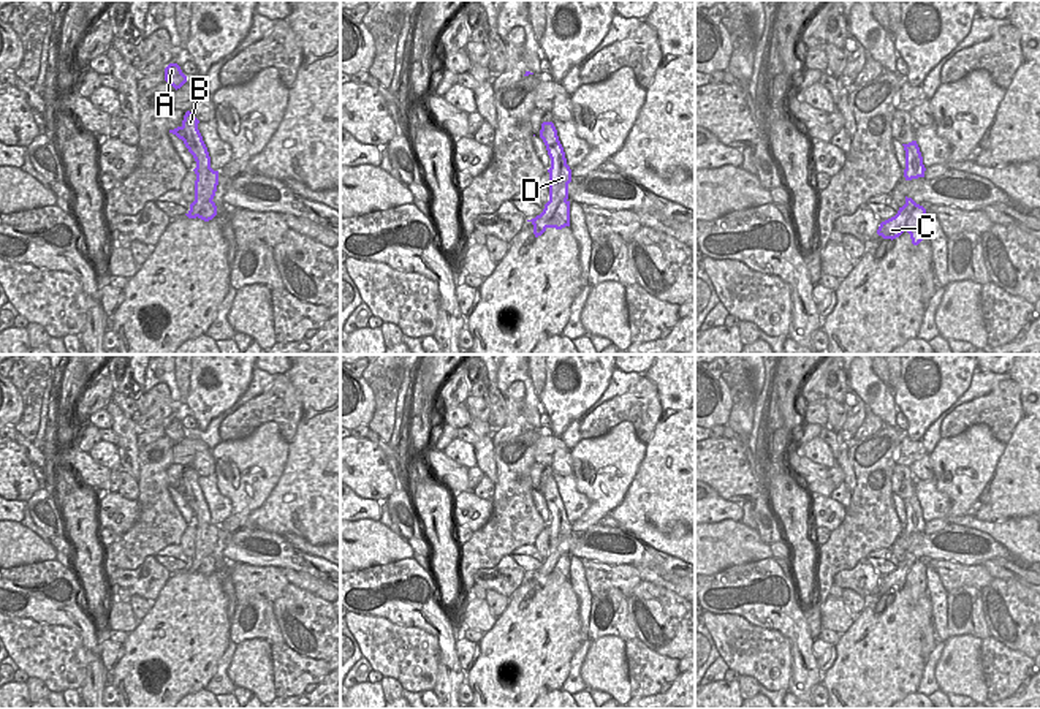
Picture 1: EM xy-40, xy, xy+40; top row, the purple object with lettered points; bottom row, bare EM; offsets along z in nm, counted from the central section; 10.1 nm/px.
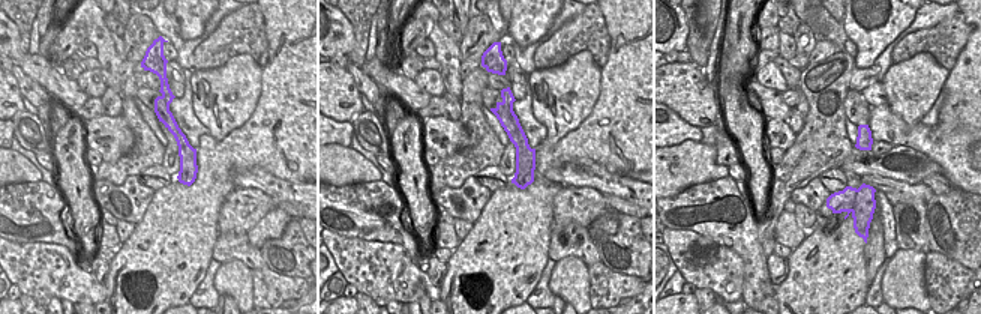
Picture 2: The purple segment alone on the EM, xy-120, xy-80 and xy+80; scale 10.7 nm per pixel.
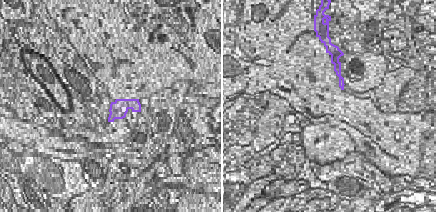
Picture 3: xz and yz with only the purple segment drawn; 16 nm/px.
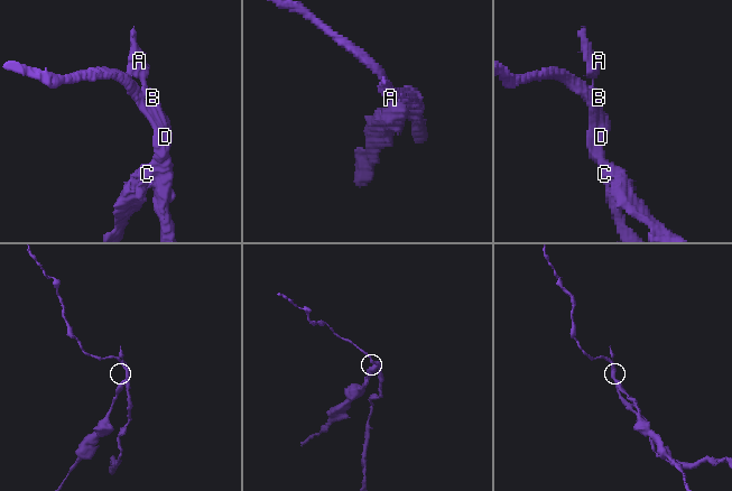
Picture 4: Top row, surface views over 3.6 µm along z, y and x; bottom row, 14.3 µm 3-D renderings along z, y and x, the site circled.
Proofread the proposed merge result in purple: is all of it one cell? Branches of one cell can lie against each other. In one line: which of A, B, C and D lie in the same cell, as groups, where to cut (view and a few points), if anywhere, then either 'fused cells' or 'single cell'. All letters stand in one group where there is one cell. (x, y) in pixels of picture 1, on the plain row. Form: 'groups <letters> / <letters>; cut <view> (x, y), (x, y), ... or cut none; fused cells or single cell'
groups A C / B D; cut xy (543, 564), (551, 570), (546, 581); fused cells

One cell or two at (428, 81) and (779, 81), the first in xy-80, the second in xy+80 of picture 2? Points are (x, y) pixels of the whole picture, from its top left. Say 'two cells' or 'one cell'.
one cell

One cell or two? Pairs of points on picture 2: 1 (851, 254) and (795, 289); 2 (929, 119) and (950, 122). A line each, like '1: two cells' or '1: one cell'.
1: one cell
2: two cells

